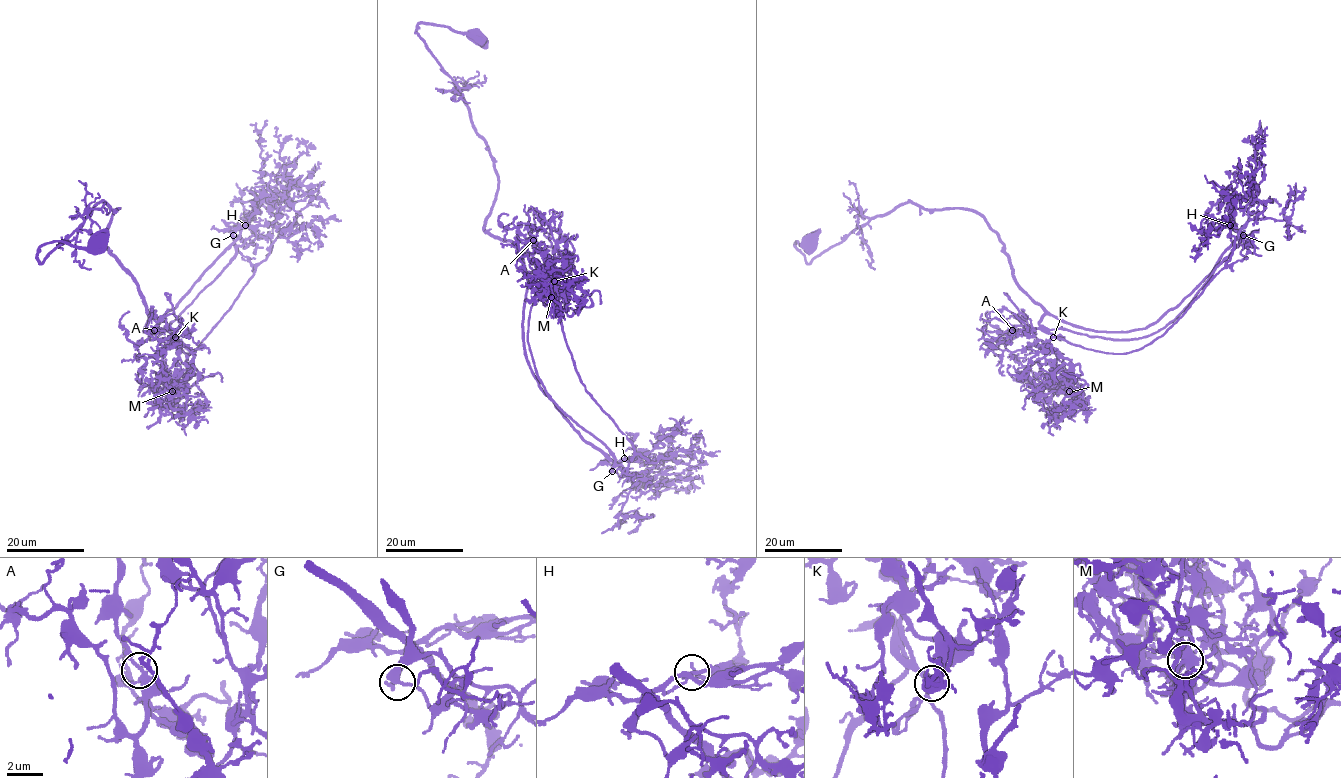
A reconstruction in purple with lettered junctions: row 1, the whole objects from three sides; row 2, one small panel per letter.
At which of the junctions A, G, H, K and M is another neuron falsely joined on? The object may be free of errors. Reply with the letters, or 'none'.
M

